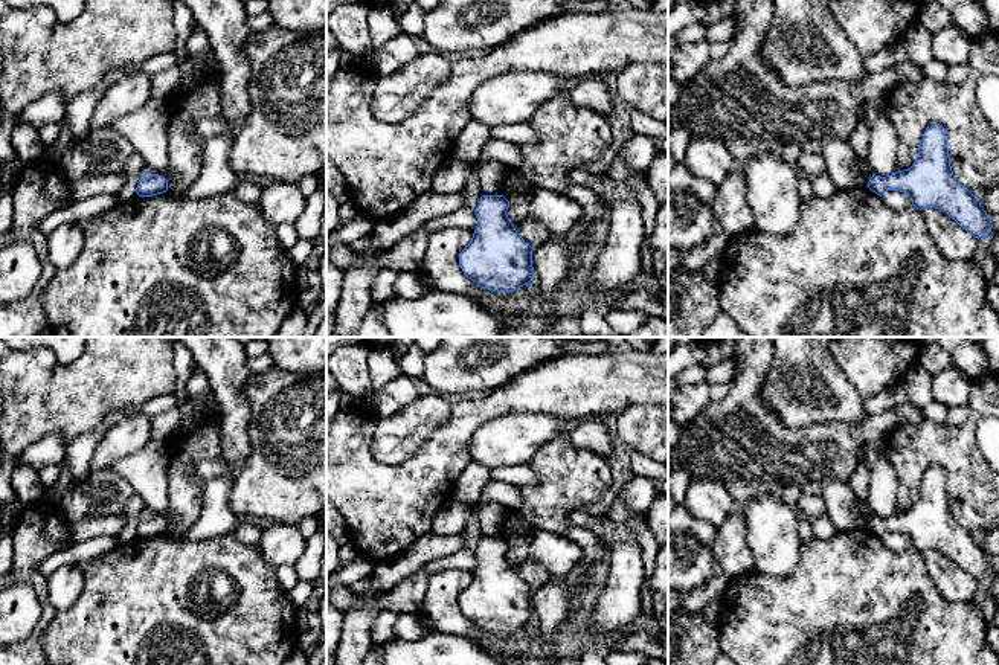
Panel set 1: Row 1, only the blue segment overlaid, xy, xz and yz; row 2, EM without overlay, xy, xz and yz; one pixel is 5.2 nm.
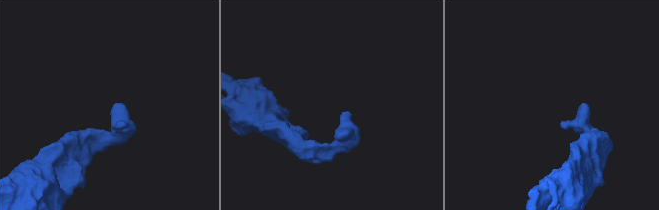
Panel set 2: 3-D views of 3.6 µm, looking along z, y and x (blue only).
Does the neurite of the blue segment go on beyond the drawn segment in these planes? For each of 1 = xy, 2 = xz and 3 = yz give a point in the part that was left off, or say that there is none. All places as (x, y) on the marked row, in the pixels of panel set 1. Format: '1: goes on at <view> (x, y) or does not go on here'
1: does not go on here
2: does not go on here
3: does not go on here

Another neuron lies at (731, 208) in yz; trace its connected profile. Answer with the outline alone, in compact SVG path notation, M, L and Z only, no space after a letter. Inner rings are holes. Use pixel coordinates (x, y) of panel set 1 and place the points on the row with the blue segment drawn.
M737 166L718 186L712 200L718 230L731 238L752 229L752 212L747 203L746 177Z

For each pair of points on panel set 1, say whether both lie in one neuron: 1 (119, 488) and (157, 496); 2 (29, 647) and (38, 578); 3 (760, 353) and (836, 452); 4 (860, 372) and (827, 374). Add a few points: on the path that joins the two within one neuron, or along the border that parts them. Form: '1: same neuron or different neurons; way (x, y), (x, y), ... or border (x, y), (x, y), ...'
1: different neurons; border (112, 469), (136, 493)
2: same neuron; way (40, 630), (46, 618), (43, 595)
3: same neuron; way (752, 388), (752, 409), (795, 452), (801, 452)
4: different neurons; border (830, 353), (847, 380), (864, 397)

